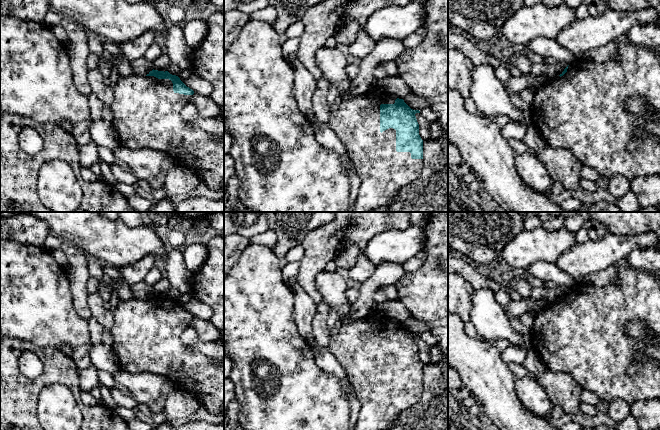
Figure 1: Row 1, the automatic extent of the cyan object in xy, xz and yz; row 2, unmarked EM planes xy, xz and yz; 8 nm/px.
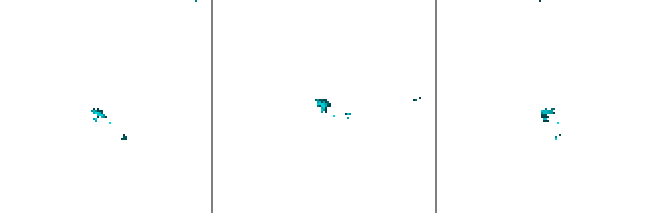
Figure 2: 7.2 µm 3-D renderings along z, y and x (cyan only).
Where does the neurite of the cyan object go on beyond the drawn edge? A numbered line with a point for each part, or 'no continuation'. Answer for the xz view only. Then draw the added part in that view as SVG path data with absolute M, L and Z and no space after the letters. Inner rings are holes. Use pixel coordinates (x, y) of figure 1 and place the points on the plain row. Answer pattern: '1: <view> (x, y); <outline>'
1: xz (383, 395); M373 312L354 322L343 323L336 333L331 333L327 349L345 370L360 403L357 423L352 430L388 430L402 411L421 399L423 383L412 383L410 376L396 375L396 354L389 352L380 356L380 329L394 328L396 323Z

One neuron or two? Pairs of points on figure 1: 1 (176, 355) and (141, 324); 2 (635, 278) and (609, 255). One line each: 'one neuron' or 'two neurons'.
1: one neuron
2: two neurons

